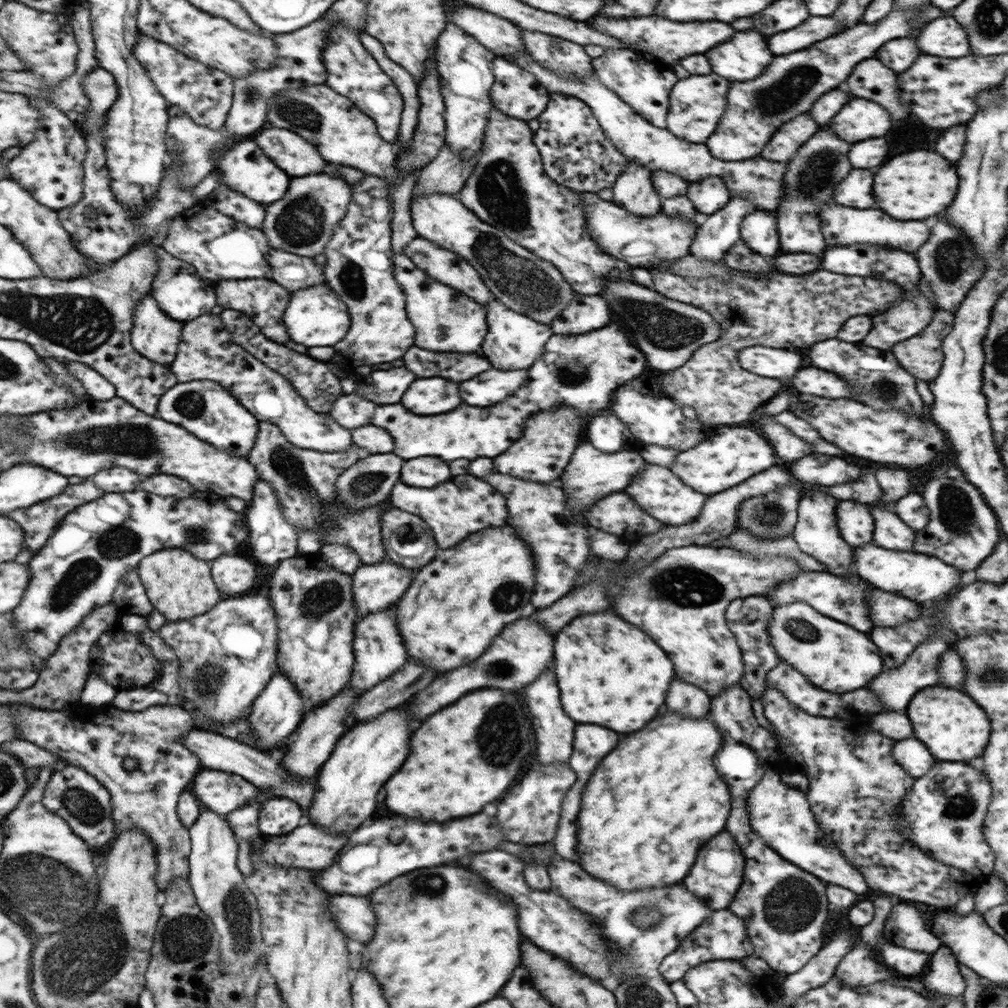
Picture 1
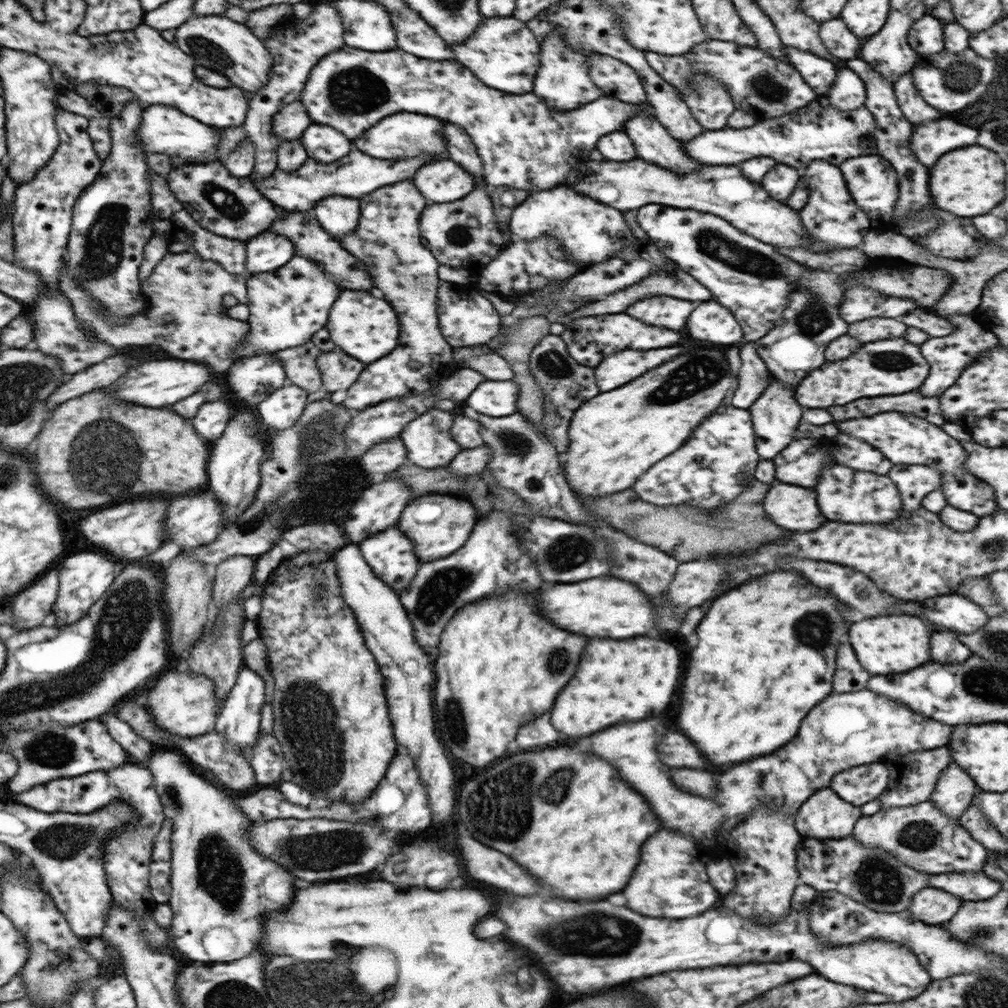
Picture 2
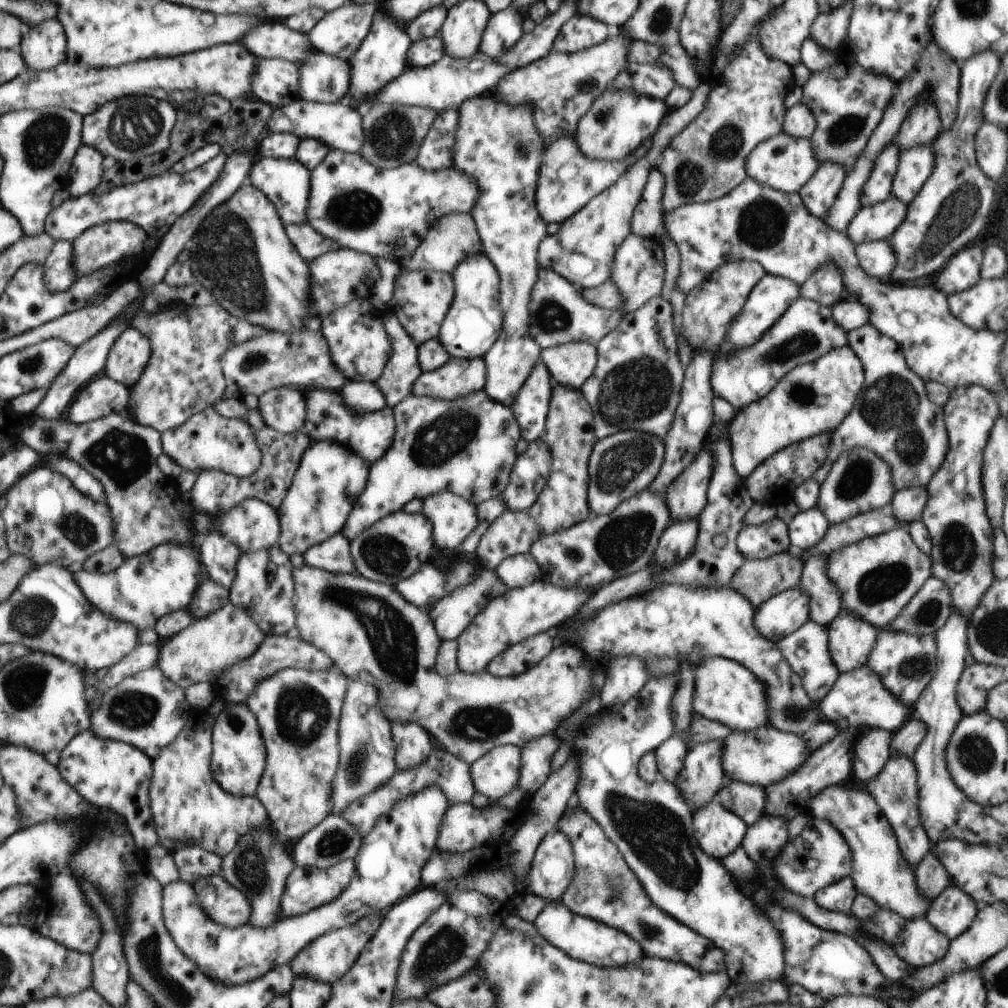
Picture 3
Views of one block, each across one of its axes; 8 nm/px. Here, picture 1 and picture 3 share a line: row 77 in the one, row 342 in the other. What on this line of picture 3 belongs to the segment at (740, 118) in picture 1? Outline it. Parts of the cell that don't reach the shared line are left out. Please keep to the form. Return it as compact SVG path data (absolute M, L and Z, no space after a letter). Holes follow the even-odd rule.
M800 296L756 344L736 354L714 355L710 386L713 394L722 396L739 411L772 392L774 386L798 365L814 362L836 348L844 348L846 340L847 332L834 322L830 307Z

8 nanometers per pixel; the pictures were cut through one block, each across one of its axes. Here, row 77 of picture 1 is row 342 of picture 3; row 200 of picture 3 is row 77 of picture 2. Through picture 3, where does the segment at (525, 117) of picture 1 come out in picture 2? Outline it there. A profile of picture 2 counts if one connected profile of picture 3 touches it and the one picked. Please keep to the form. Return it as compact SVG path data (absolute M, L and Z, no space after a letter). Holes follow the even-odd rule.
M513 16L483 18L482 26L467 38L462 46L449 46L456 60L472 70L486 86L502 90L506 94L532 92L534 78L540 68L541 46L527 24Z

